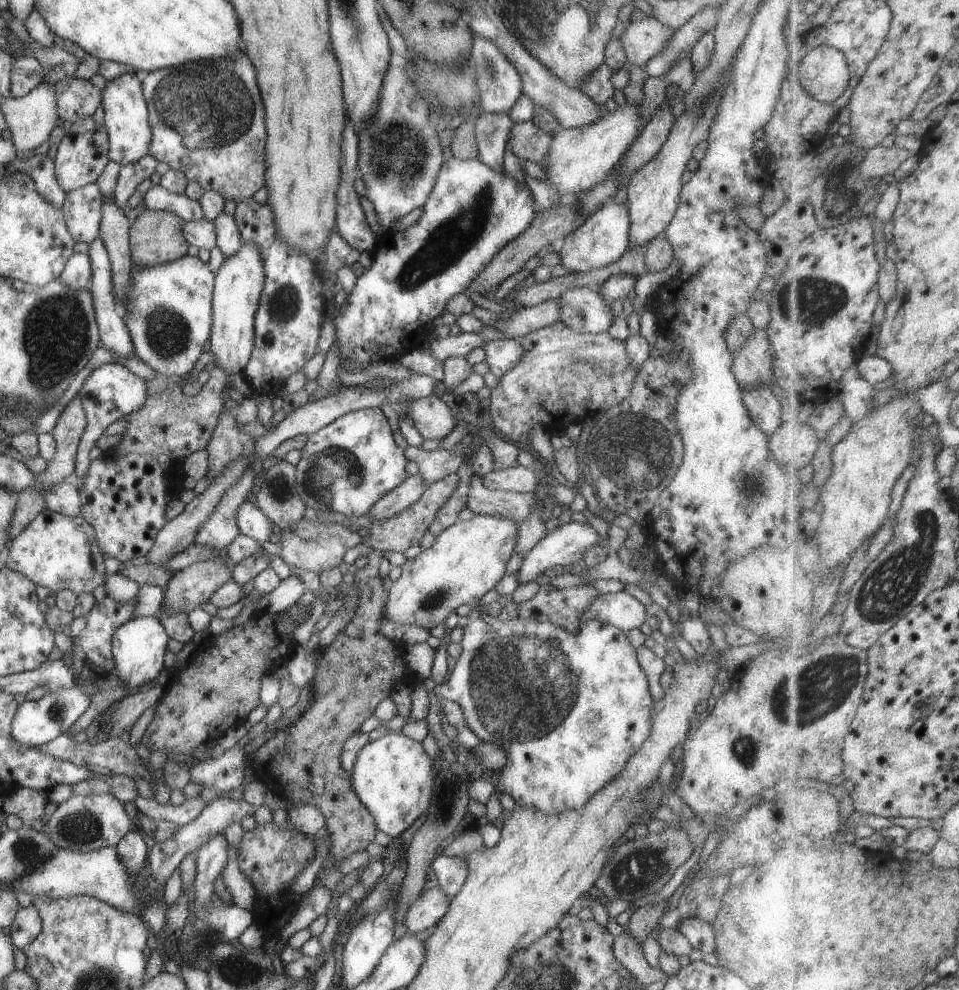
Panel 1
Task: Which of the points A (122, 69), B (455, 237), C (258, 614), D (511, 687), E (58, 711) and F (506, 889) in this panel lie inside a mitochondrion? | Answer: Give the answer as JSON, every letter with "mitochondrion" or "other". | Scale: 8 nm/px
{"A":"other","B":"mitochondrion","C":"other","D":"mitochondrion","E":"mitochondrion","F":"other"}

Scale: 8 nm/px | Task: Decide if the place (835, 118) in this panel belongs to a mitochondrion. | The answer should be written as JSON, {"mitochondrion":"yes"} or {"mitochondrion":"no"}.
{"mitochondrion":"no"}

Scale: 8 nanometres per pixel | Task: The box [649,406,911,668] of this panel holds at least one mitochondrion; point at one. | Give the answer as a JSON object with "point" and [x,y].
{"point":[750,483]}

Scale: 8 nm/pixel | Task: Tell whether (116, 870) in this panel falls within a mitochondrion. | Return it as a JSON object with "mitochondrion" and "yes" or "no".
{"mitochondrion":"no"}

